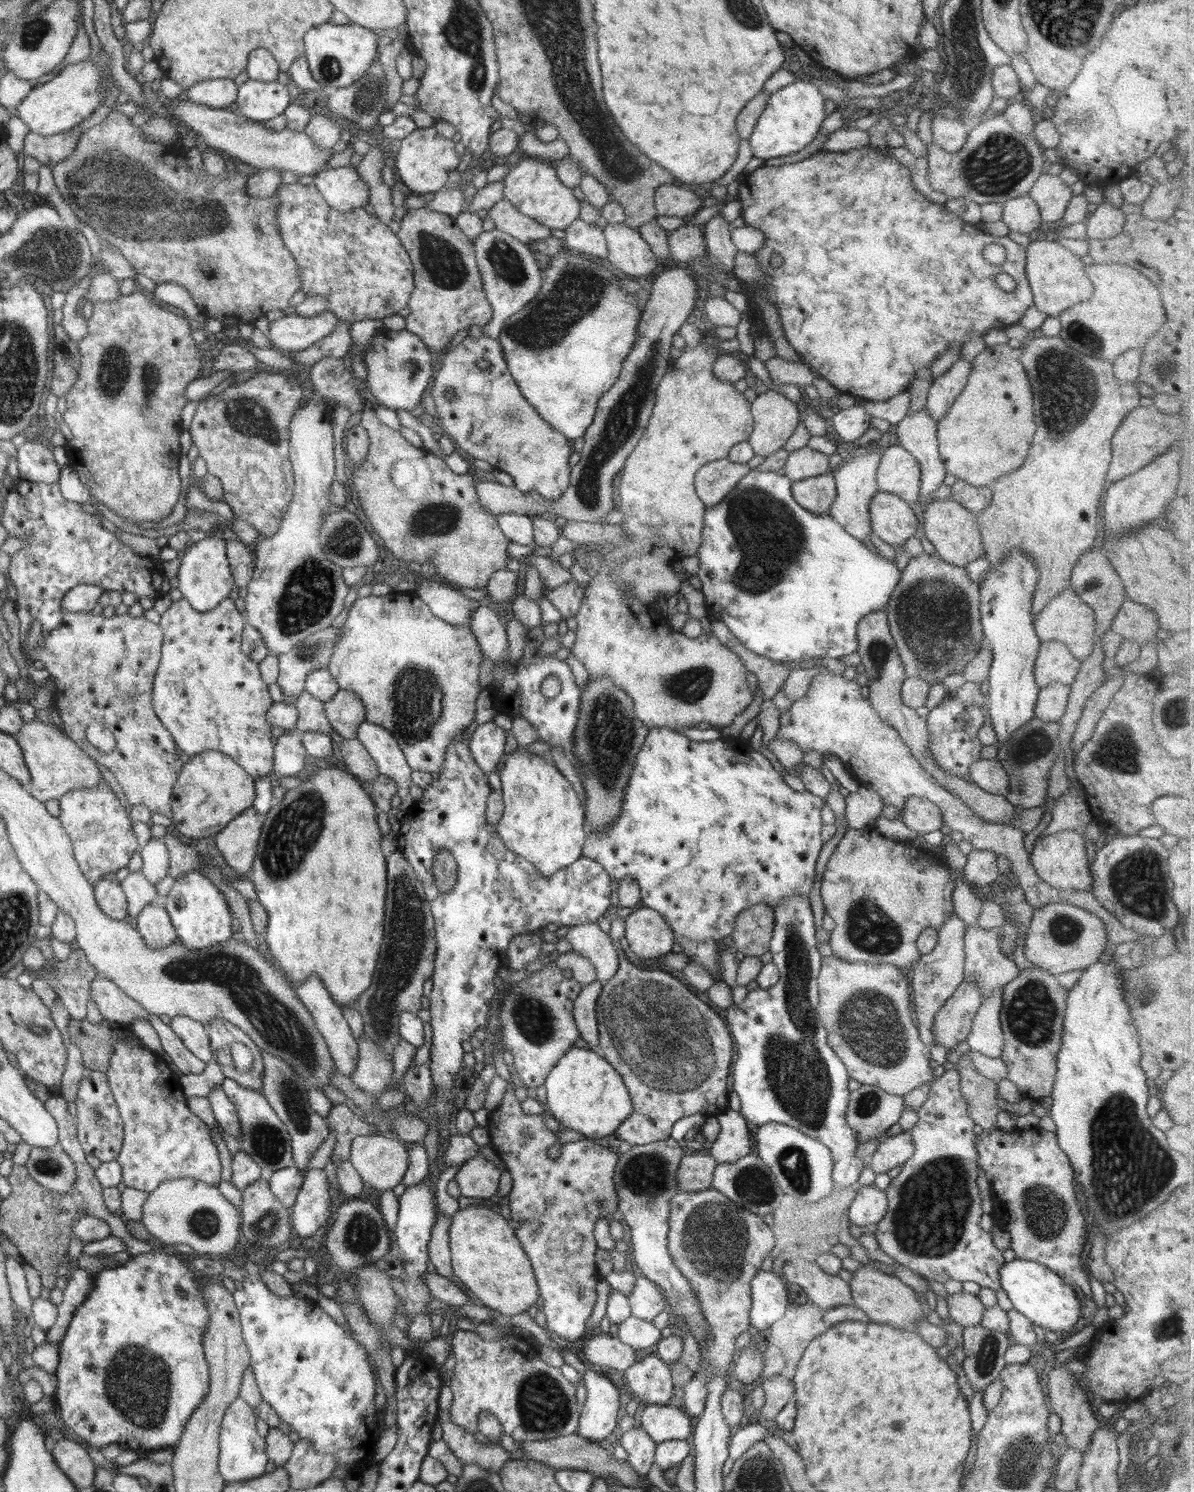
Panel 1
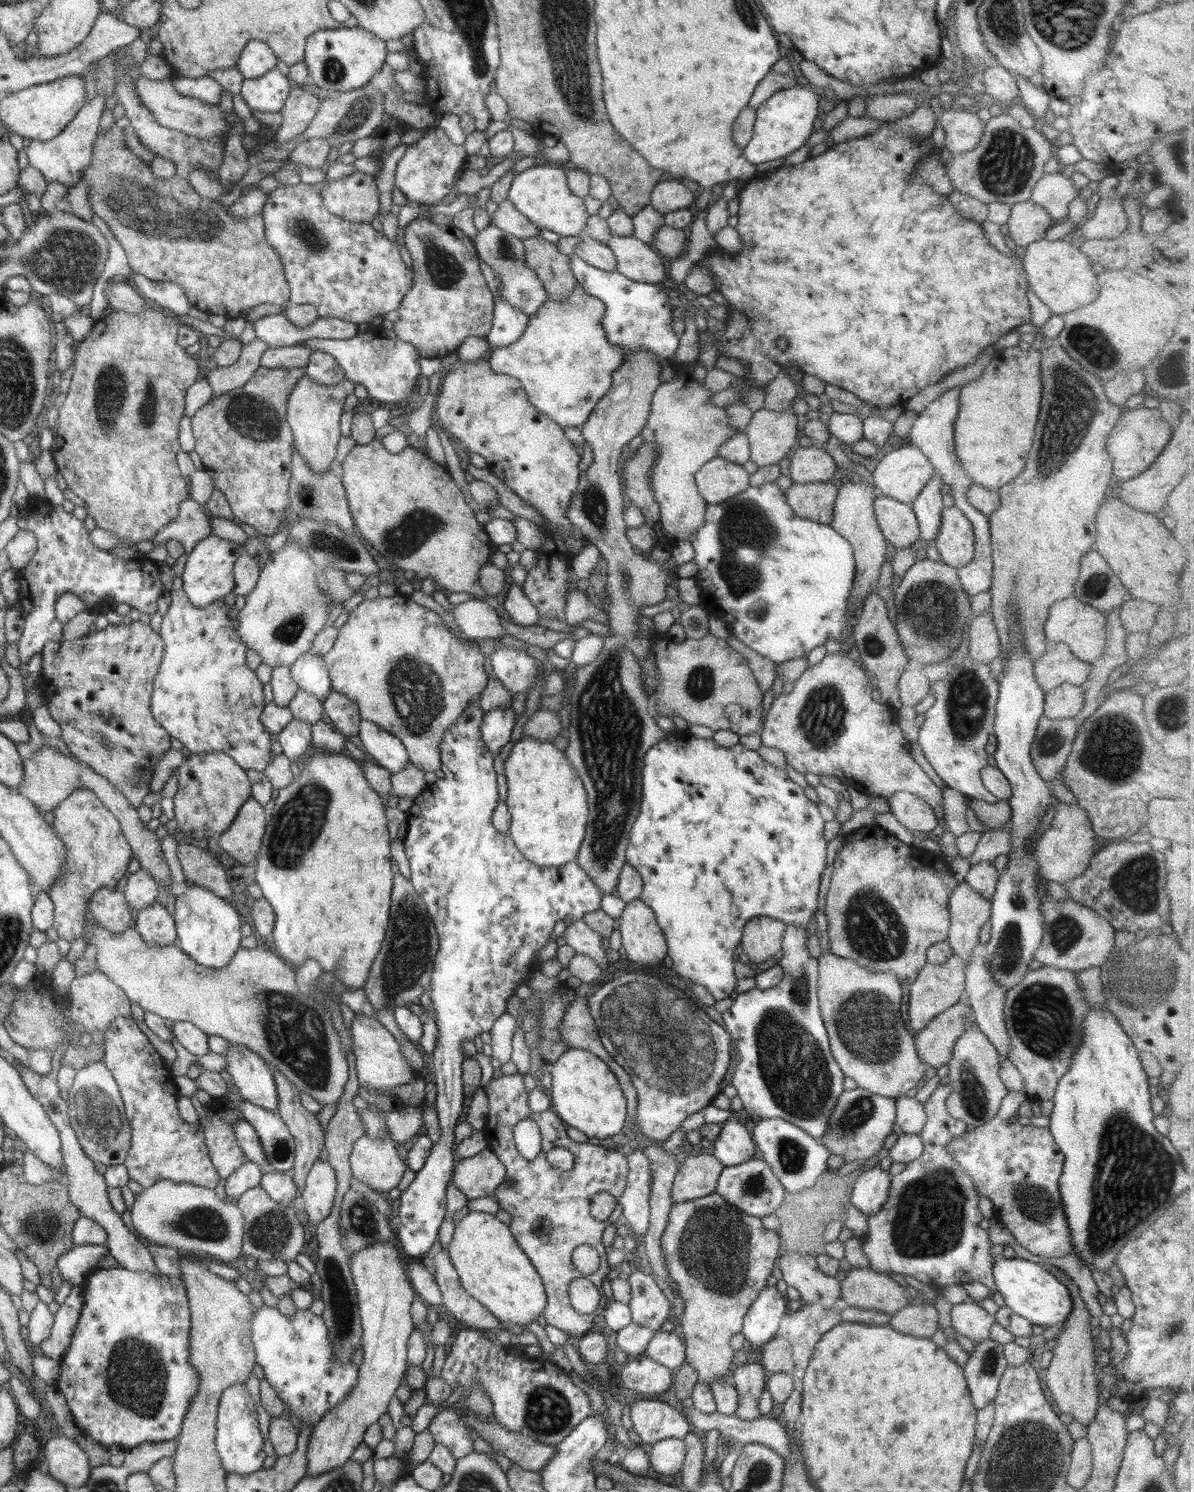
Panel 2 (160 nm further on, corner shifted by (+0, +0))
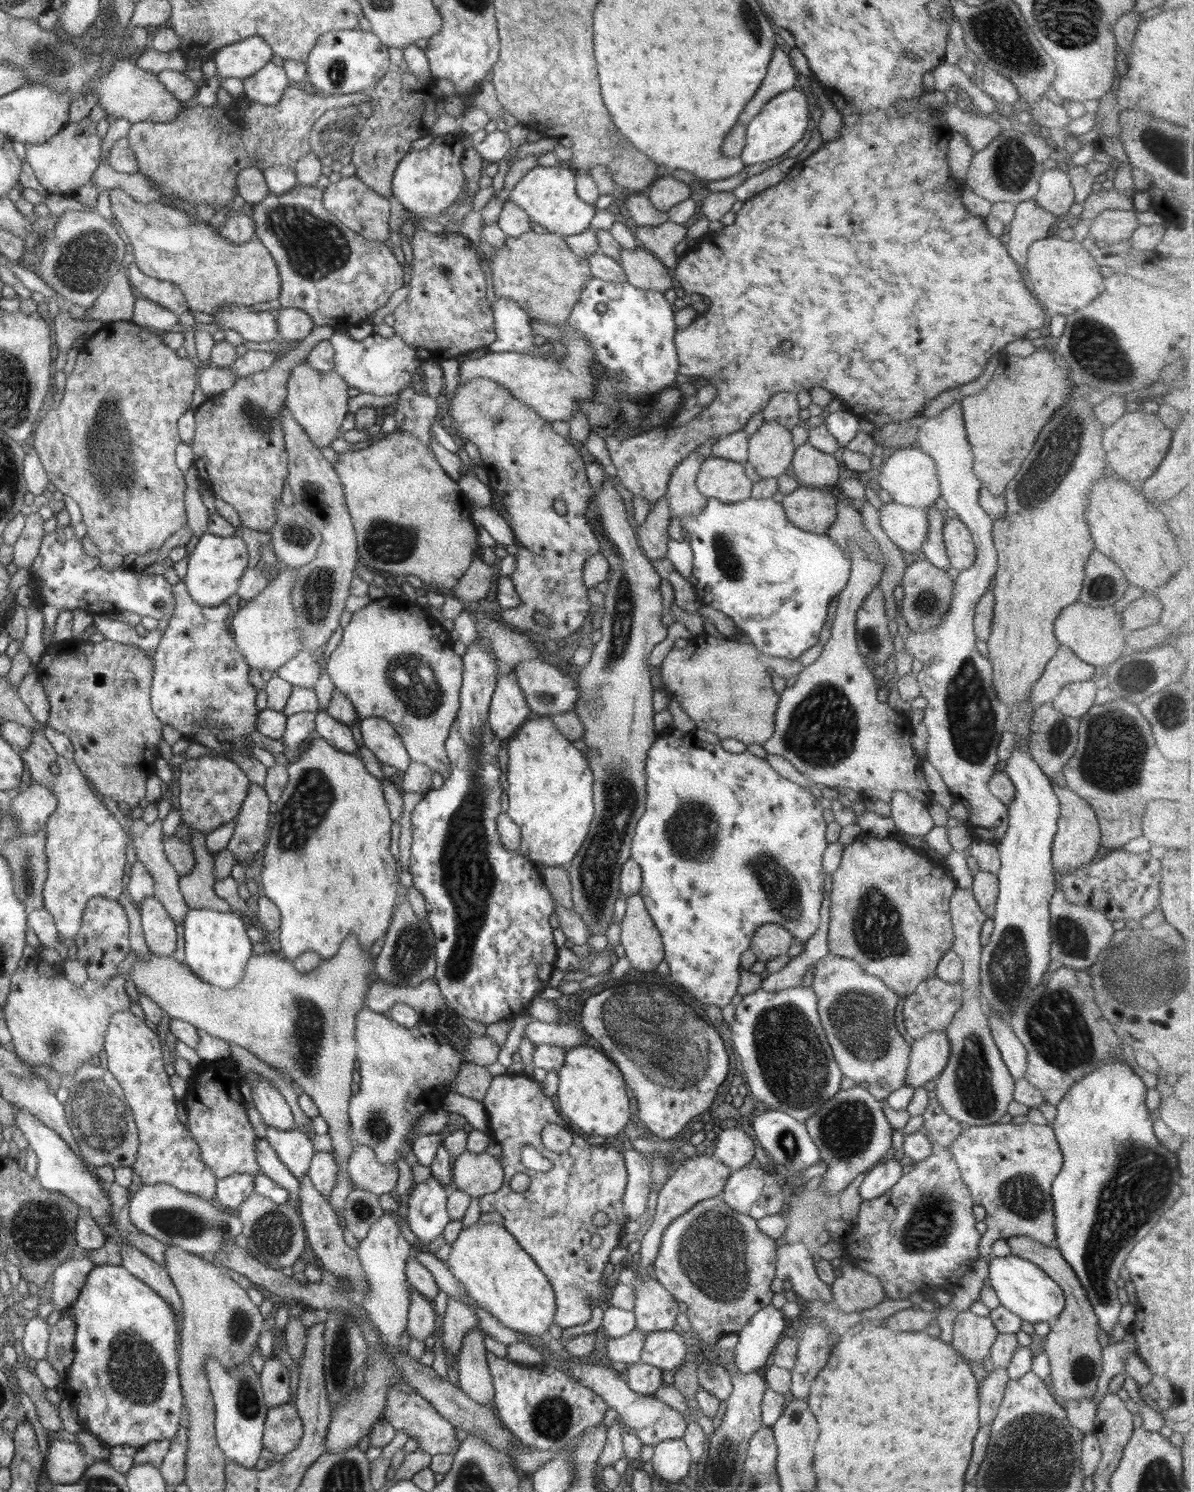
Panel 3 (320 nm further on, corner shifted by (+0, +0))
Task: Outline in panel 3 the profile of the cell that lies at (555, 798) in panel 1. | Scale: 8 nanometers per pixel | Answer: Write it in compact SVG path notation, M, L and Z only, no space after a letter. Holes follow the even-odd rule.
M540 717L537 719L529 720L528 722L520 725L520 728L515 734L507 741L508 750L508 764L507 764L507 780L508 780L508 798L509 808L506 814L520 827L521 830L521 848L520 853L526 856L530 861L539 866L558 866L567 867L571 863L572 858L576 856L578 850L582 846L582 843L586 841L586 837L589 833L589 826L593 819L595 811L593 805L593 772L589 767L589 762L585 759L584 753L581 750L576 749L572 742L569 741L553 723L550 717Z

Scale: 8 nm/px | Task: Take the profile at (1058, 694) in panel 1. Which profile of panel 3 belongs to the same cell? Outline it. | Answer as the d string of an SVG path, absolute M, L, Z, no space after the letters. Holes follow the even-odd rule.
M1095 680L1071 682L1062 687L1051 703L1058 712L1080 719L1095 705L1096 690Z

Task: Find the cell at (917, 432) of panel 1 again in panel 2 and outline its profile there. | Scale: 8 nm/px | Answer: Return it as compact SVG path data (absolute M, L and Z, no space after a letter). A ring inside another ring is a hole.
M933 472L930 482L920 491L918 498L911 504L919 525L919 536L924 538L924 545L934 545L940 529L940 515L945 508L942 505L942 479L937 472Z

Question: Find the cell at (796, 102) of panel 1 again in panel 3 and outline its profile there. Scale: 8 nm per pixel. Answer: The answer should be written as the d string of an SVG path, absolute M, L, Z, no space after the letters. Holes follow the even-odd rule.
M799 87L785 90L770 99L764 108L747 124L747 138L741 152L745 165L768 162L782 156L804 138L804 132L811 128L811 114L808 111L808 100Z

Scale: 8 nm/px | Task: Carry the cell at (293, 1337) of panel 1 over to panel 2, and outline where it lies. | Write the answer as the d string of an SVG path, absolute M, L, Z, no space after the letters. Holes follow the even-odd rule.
M276 1307L255 1308L250 1338L256 1364L262 1366L264 1378L278 1393L280 1402L290 1407L290 1415L302 1423L314 1426L320 1422L324 1414L346 1400L358 1382L358 1367L352 1360L346 1363L336 1361L325 1322L308 1308L297 1310L293 1316L282 1314Z

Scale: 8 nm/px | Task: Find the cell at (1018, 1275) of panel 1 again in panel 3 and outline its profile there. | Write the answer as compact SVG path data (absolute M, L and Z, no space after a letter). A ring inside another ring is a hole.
M1007 1255L994 1257L988 1263L990 1286L995 1290L1000 1304L1017 1314L1022 1320L1053 1323L1064 1310L1063 1290L1039 1266L1023 1258Z

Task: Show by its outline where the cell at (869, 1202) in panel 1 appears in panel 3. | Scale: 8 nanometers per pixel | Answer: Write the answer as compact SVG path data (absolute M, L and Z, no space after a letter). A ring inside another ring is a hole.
M899 1156L890 1159L884 1158L866 1174L860 1185L859 1192L863 1200L872 1200L890 1190L902 1178L902 1165Z

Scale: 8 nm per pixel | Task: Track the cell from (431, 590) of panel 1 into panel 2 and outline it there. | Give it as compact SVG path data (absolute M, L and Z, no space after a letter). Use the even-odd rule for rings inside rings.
M474 598L452 605L452 616L468 638L483 641L505 636L504 627L499 619L500 613L488 605L487 600Z

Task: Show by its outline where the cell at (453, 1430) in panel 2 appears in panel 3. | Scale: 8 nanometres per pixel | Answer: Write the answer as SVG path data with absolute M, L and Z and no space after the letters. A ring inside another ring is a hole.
M392 1388L388 1393L386 1408L384 1408L382 1418L386 1419L396 1431L405 1430L408 1436L417 1438L418 1449L426 1451L428 1454L454 1454L460 1443L456 1438L455 1427L448 1423L438 1412L416 1392L406 1388Z

